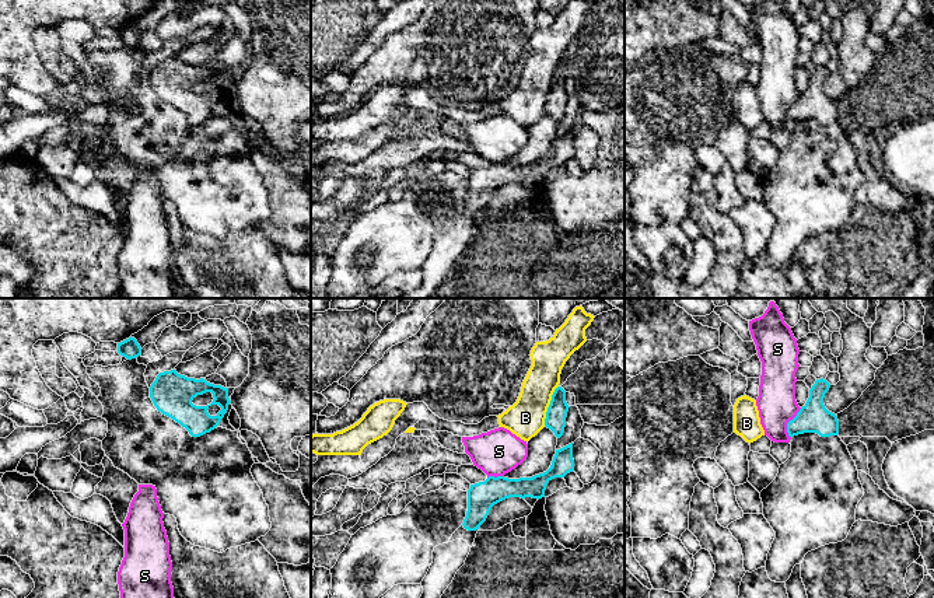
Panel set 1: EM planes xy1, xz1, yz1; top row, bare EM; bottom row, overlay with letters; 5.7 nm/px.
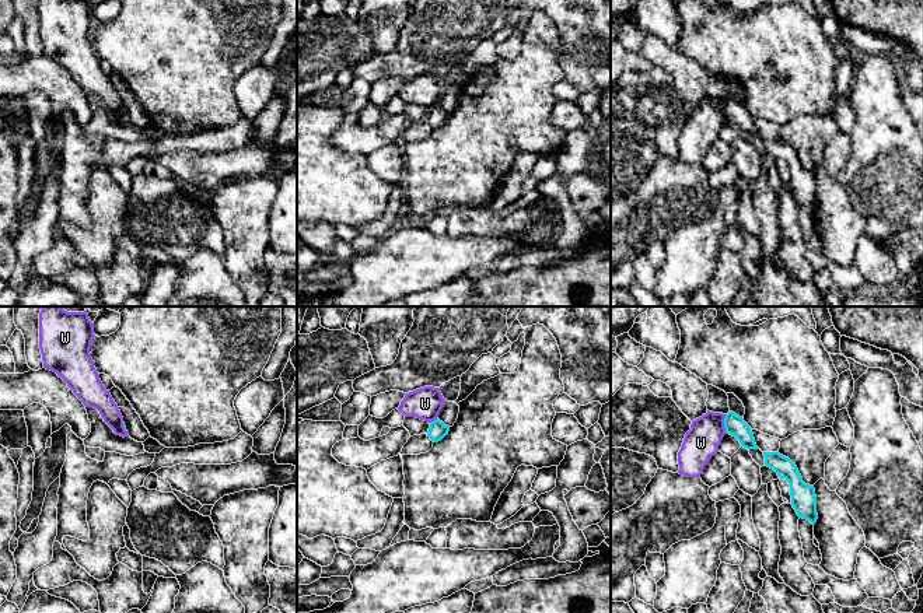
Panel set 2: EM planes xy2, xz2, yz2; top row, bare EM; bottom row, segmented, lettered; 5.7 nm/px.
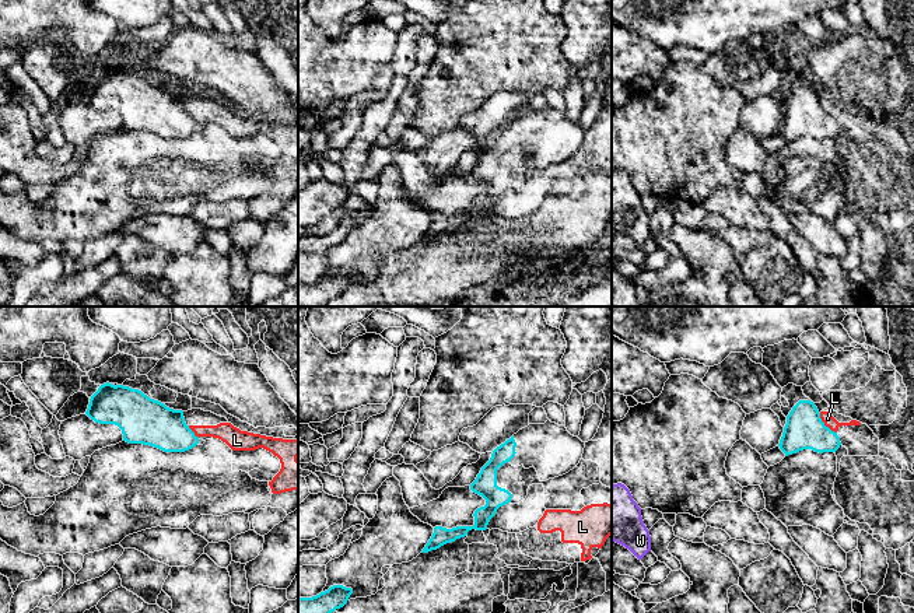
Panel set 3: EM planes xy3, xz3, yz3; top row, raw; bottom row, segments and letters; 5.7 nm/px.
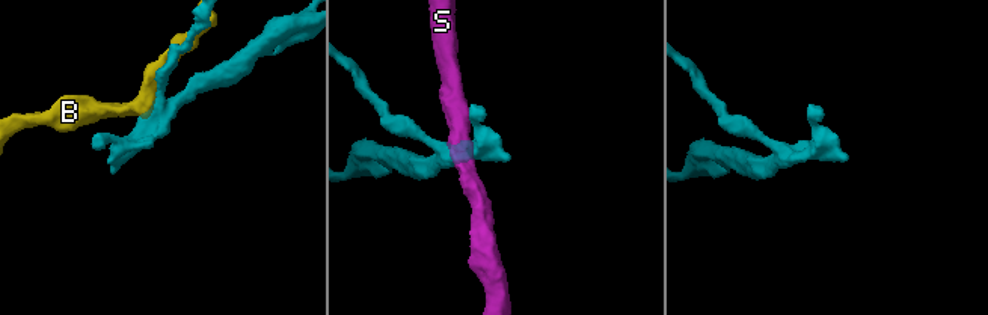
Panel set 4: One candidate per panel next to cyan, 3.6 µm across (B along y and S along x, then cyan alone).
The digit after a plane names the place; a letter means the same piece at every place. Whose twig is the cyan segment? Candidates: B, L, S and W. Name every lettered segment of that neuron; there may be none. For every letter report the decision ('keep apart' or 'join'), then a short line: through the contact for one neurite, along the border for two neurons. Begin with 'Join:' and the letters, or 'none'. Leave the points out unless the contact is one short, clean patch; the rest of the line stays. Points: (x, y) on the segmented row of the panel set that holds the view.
Join: none
B: keep apart
L: keep apart
S: keep apart; line yz1 (801, 408), (787, 423), (787, 434), (790, 437)
W: keep apart; line yz2 (726, 414), (724, 431)

